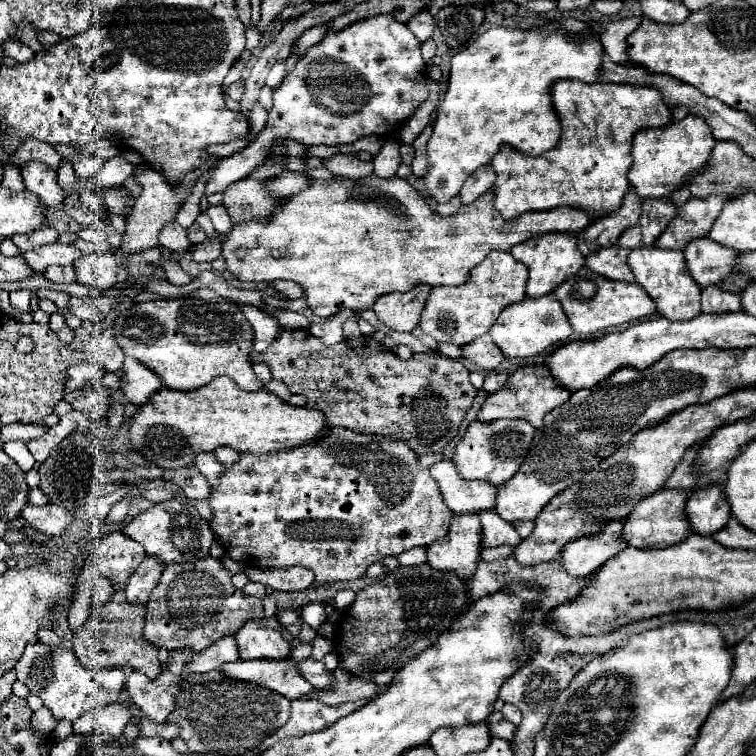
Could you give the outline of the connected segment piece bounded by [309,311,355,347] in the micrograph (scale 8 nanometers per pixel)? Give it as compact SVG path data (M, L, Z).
M343 311L337 317L325 319L323 323L313 323L313 325L309 325L309 333L319 337L327 347L333 347L345 339L343 337L343 323L345 323L345 319L349 319L353 315L355 315L353 311Z

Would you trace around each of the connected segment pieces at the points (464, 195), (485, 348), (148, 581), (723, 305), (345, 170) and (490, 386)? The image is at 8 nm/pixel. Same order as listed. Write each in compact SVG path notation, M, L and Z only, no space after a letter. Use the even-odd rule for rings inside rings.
M491 165L479 167L479 169L465 181L465 185L461 187L459 197L461 197L463 205L473 203L477 197L481 197L485 191L489 191L489 189L493 187L493 183L495 183L495 171L493 171L493 167L491 167Z
M491 335L479 337L477 341L473 341L473 345L467 345L463 349L463 357L473 361L479 369L485 369L485 371L497 371L505 363L505 355L495 345Z
M147 557L137 573L133 573L133 577L129 577L127 587L125 587L125 597L131 605L145 605L149 601L149 593L151 589L157 585L157 581L161 579L163 573L163 565L159 565L159 561L153 561L153 557Z
M705 287L701 293L701 311L705 314L735 313L743 311L741 297L729 291L723 291L721 287Z
M335 155L323 161L325 167L341 177L361 179L373 175L373 161L361 161L357 155Z
M499 371L499 373L489 373L489 375L485 377L485 383L483 383L481 391L483 391L485 395L491 395L491 393L499 391L501 387L505 387L505 383L507 383L507 373L505 373L505 371Z

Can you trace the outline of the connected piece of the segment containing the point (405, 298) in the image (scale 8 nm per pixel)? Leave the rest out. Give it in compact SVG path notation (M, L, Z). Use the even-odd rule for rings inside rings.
M419 285L409 293L389 293L375 301L377 319L393 331L413 331L419 325L419 315L427 303L431 287Z

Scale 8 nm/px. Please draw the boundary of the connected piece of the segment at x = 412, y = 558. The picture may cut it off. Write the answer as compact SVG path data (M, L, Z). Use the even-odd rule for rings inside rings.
M409 549L405 551L401 557L399 557L399 563L401 565L419 565L419 563L425 563L427 561L427 555L425 555L425 549Z

